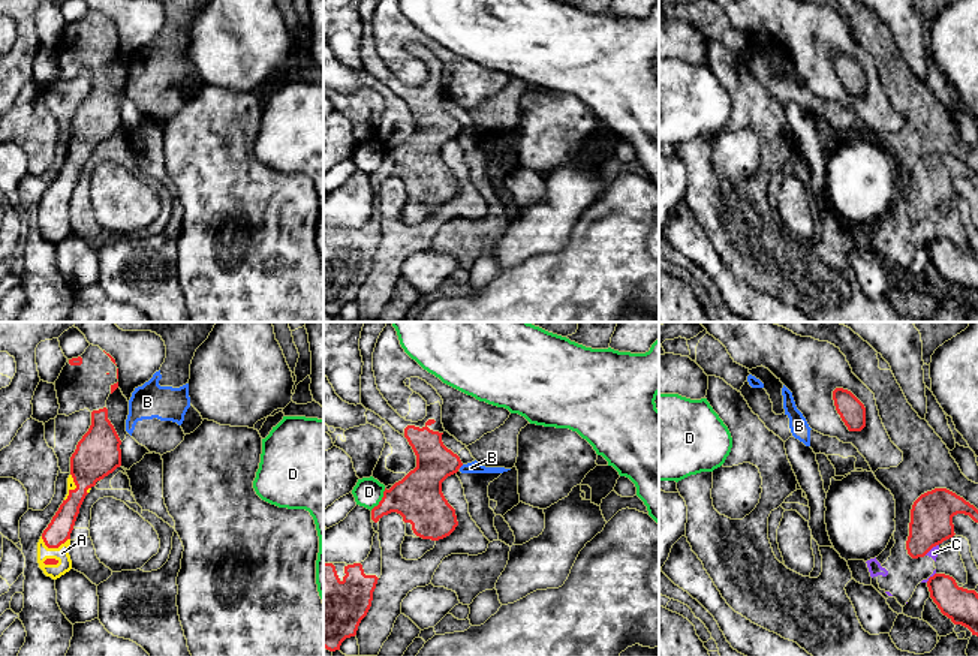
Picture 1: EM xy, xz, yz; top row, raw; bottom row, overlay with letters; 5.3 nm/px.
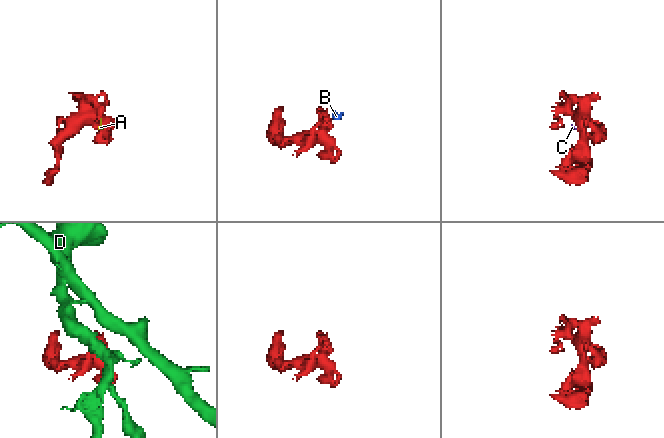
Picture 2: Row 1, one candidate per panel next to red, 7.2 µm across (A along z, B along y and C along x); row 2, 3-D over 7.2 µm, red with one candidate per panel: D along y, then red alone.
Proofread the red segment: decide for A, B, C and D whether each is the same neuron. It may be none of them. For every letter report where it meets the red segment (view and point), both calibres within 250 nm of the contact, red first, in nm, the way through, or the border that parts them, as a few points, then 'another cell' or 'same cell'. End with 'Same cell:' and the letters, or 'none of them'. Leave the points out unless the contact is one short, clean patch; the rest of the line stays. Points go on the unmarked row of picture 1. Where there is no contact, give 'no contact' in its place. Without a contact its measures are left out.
A: contact xy (54, 211); calibres 130 and 80 nm; same cell
B: contact xz (460, 131); calibres 220 and 60 nm; another cell
C: contact yz (930, 213); calibres 220 and 50 nm; border yz (938, 208), (924, 219); another cell
D: contact xz (381, 165); calibres 260 and 160 nm; another cell
Same cell: A

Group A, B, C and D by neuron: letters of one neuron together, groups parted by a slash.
A / B C / D

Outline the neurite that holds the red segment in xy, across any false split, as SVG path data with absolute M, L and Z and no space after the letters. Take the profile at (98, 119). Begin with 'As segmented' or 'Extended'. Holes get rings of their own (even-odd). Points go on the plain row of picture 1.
Extended. M90 9L81 21L67 24L54 49L58 79L91 76L91 90L70 121L67 159L37 207L39 232L57 244L72 234L70 198L85 160L121 130L121 105L105 72L118 52L118 33L109 18Z

